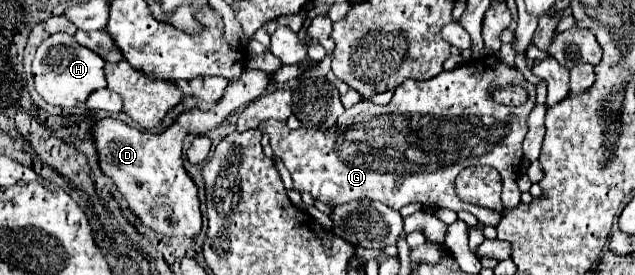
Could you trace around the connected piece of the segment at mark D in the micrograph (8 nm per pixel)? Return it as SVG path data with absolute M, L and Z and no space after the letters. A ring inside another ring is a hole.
M246 69L238 81L230 81L228 89L218 101L216 111L184 111L164 133L144 133L128 127L118 119L102 119L92 127L98 147L100 169L112 177L118 191L126 197L136 217L150 229L164 235L194 237L202 227L202 213L198 201L198 189L190 175L182 167L182 141L186 135L204 135L218 127L232 111L244 103L256 101L270 85L270 73L258 69Z

